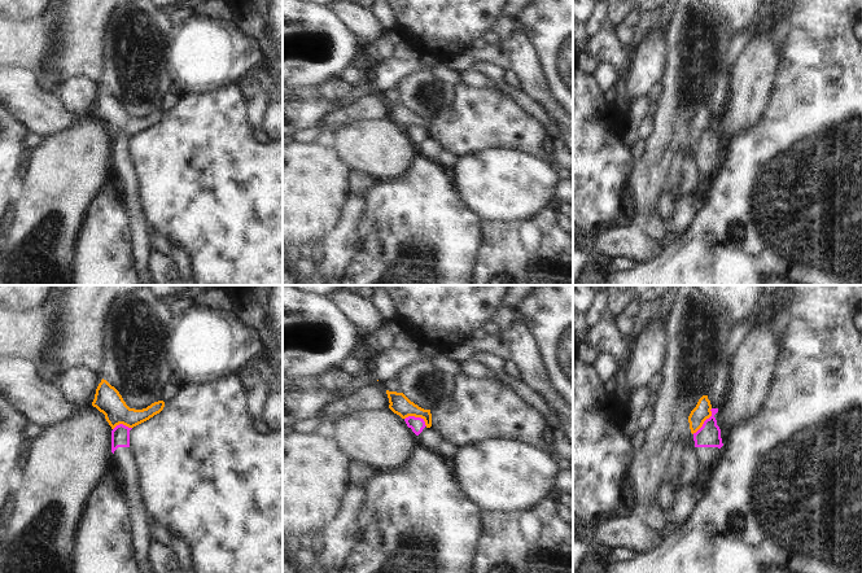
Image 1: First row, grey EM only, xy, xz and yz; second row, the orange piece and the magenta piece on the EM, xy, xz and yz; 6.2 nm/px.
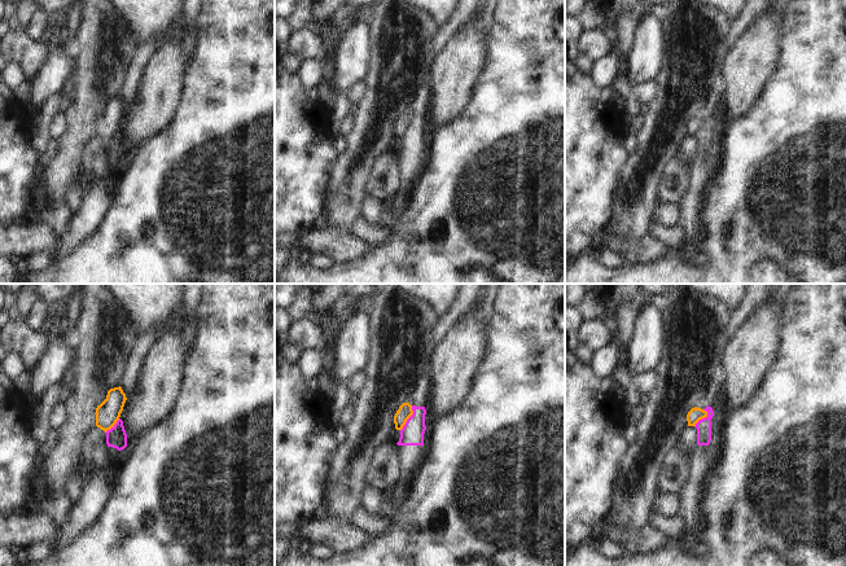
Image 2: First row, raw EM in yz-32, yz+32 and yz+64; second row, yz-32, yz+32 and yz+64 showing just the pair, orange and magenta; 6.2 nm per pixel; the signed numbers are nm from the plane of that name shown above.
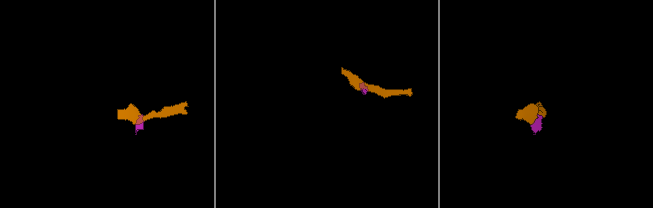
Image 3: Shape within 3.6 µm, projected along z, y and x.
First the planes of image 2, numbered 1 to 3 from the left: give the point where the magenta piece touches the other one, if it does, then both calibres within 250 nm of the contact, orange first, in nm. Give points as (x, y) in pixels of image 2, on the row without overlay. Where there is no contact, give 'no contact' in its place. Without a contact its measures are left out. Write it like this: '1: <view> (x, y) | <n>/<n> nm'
1: yz-32 (112, 136) | 150/130 nm
2: yz+32 (408, 127) | 90/140 nm
3: yz+64 (702, 127) | 90/100 nm

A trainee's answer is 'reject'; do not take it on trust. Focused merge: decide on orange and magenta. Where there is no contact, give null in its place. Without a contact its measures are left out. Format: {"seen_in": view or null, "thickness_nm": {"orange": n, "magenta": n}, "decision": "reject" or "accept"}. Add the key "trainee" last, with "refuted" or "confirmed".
{"seen_in": "yz", "thickness_nm": {"orange": 100, "magenta": 140}, "decision": "reject", "trainee": "confirmed"}

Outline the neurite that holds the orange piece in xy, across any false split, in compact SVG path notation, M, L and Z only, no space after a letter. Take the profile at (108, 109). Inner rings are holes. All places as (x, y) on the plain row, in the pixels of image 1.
M102 88L96 99L92 115L105 124L106 131L114 139L119 134L134 137L149 130L163 119L165 111L154 111L143 119L130 118L119 101Z

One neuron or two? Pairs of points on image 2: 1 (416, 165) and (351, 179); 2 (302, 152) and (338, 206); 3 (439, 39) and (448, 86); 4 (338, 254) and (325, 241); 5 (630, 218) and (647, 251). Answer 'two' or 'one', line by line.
1: two
2: two
3: two
4: one
5: two

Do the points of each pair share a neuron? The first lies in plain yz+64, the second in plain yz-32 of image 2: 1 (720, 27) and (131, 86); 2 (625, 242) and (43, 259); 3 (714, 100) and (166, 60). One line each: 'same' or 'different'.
1: different
2: different
3: different

